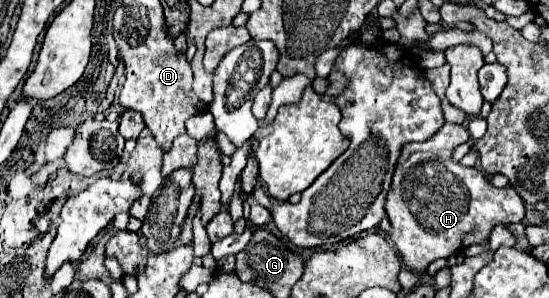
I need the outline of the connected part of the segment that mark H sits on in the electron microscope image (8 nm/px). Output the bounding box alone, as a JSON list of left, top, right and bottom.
[385,124,525,272]

